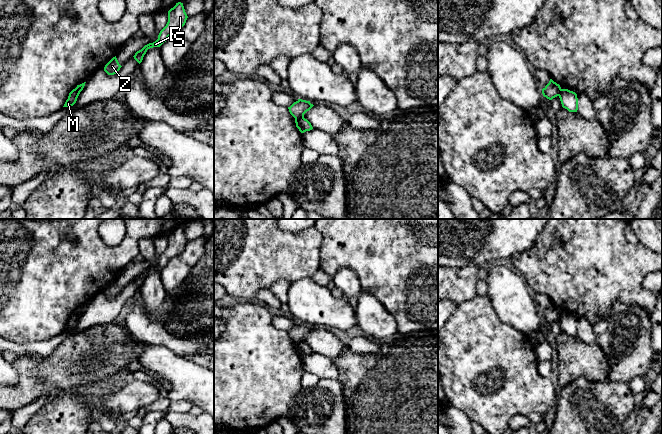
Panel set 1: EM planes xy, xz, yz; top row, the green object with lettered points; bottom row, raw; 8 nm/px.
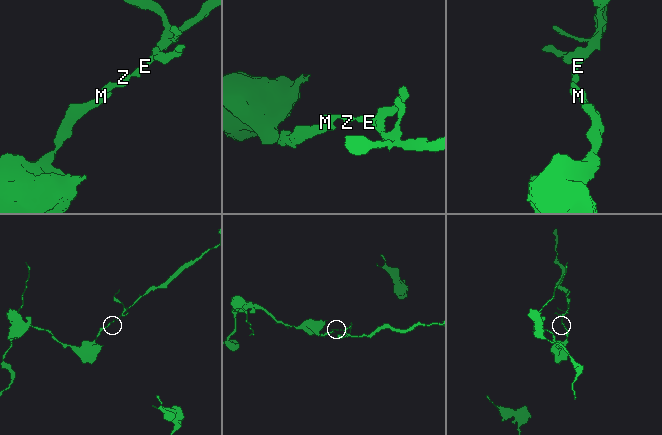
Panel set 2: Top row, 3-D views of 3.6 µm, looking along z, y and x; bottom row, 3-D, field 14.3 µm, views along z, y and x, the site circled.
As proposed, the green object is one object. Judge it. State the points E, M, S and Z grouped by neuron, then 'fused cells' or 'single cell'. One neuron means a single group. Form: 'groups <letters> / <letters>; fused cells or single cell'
groups E S Z / M; fused cells

